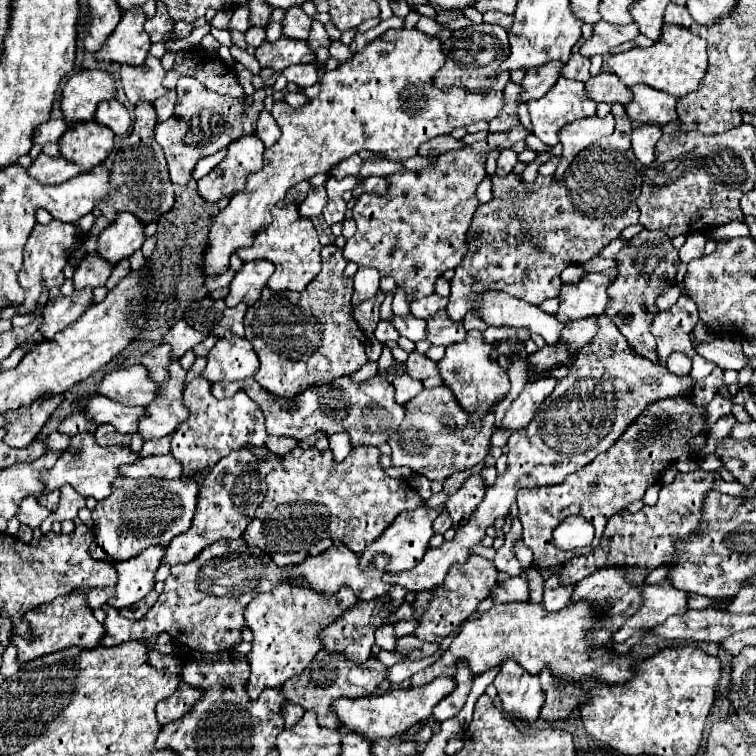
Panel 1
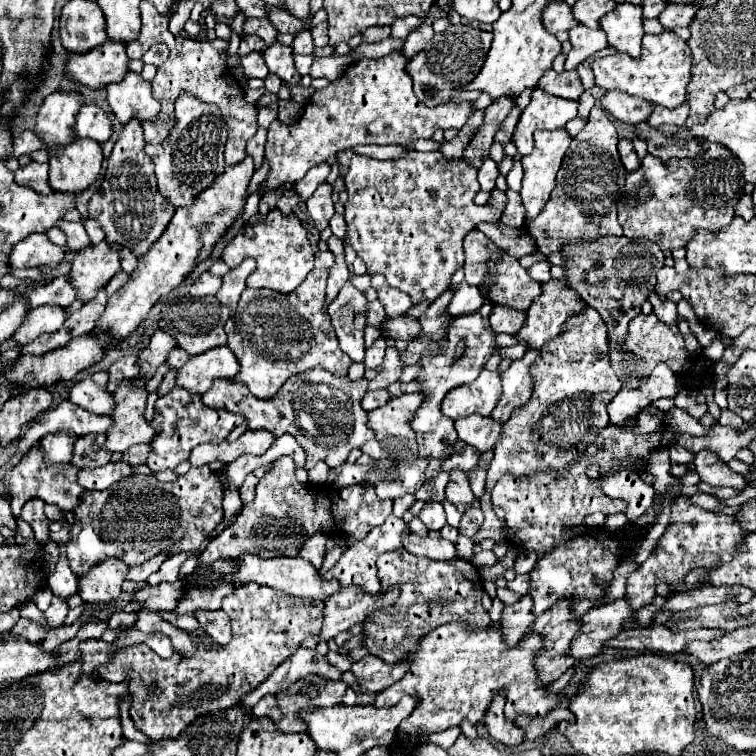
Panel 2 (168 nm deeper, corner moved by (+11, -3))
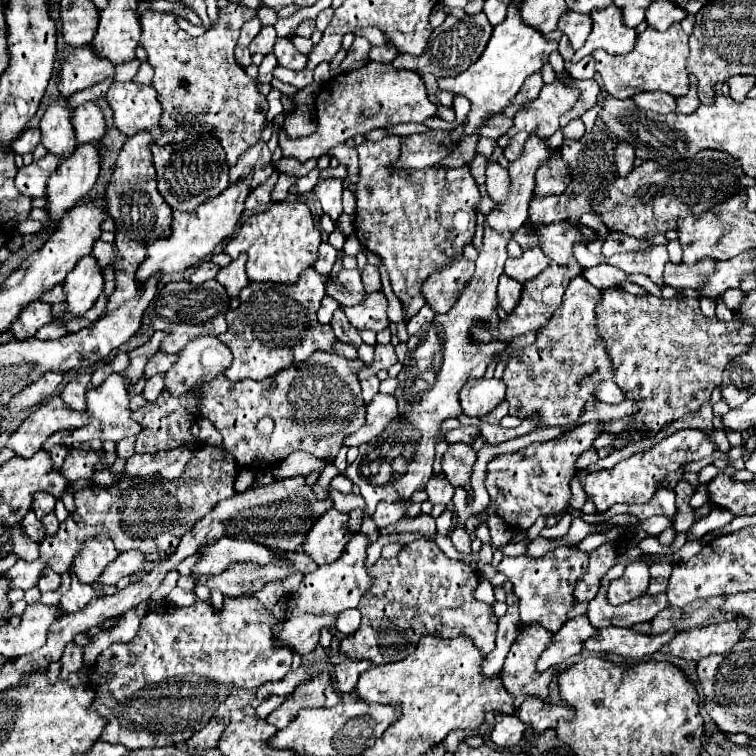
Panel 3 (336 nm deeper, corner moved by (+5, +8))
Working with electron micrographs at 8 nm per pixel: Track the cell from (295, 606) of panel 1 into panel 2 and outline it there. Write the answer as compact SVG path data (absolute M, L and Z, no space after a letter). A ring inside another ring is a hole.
M248 582L222 600L222 610L232 622L232 640L226 646L214 644L214 650L208 650L210 638L196 630L188 632L196 646L192 656L176 652L164 660L146 644L134 644L116 652L108 664L100 666L100 678L112 682L128 680L132 692L130 718L136 730L144 732L150 740L176 738L196 716L236 706L242 696L264 682L282 660L288 660L306 636L320 632L324 602L296 600L264 584ZM148 684L156 684L156 696L148 696Z

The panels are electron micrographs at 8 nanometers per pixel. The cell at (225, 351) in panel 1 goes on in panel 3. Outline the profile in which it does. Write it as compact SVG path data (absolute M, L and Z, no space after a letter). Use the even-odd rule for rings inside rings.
M198 337L180 353L178 361L166 373L166 389L174 395L188 393L224 373L232 353L218 337Z

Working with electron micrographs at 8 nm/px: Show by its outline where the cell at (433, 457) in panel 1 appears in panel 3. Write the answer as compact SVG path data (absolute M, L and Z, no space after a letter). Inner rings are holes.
M378 393L366 407L366 425L358 429L358 433L346 437L344 445L352 447L352 445L368 443L374 437L378 437L392 421L398 421L398 419L400 419L400 411L398 411L396 397Z

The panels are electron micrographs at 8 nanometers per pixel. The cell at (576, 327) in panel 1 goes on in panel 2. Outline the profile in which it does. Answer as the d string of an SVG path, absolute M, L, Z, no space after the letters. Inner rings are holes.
M526 350L522 360L512 362L512 366L506 372L502 372L502 376L500 376L502 378L502 396L500 396L498 408L490 414L490 418L500 420L504 424L508 420L510 412L528 400L530 386L532 386L532 382L530 382L532 378L528 376L530 364L538 354L540 354L538 350Z

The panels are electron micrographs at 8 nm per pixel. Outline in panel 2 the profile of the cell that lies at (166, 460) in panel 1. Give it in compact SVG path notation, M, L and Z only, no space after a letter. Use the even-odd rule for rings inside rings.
M108 462L100 468L82 468L78 476L78 484L86 490L106 490L114 482L132 476L132 466L126 462Z

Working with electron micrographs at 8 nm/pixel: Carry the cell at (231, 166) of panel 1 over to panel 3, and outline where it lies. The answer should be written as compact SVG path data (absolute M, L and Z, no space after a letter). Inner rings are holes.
M248 173L246 177L238 179L234 185L228 185L228 189L224 189L220 195L198 205L198 211L186 213L186 211L174 209L172 233L168 237L156 239L150 245L146 259L140 263L140 267L136 271L136 283L142 285L150 277L162 277L168 273L182 273L182 271L198 265L206 255L210 255L220 241L224 241L226 237L230 237L236 231L238 219L244 211L244 201L250 195L250 183L252 183L252 177Z

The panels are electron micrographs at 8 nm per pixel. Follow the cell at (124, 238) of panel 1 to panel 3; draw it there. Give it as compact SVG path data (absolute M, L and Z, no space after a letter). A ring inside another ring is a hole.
M84 255L82 261L66 275L64 279L66 289L66 319L84 315L94 301L102 295L104 289L104 271L94 255Z

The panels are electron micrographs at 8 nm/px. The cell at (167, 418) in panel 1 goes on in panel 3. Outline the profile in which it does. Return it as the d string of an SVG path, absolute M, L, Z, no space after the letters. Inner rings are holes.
M112 373L100 387L92 389L86 395L86 411L90 413L90 421L80 427L74 429L68 437L64 437L64 445L72 447L74 443L84 443L84 441L92 441L92 439L100 439L100 441L114 441L118 443L124 437L136 437L142 431L142 425L138 421L132 419L132 411L130 411L130 393L128 393L130 381L120 375L120 373Z

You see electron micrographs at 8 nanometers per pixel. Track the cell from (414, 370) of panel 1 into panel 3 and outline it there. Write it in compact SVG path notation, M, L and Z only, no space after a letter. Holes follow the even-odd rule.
M388 343L388 345L376 345L376 357L374 357L374 361L370 365L366 365L360 371L360 379L374 377L380 369L390 369L394 363L398 363L394 345L392 343Z

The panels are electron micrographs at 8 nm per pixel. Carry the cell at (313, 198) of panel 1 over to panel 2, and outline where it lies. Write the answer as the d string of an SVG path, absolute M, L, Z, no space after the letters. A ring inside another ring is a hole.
M286 190L286 192L280 196L280 200L276 202L276 208L288 216L288 214L294 212L294 208L298 206L298 202L300 202L298 194L296 194L294 190Z

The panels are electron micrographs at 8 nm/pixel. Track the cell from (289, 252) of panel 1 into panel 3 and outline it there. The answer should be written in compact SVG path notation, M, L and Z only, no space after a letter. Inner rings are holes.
M302 201L272 203L266 211L250 215L238 235L228 241L226 253L236 259L240 253L248 253L246 273L250 281L274 281L296 283L300 273L318 261L318 247L322 243L320 231L314 225L312 213Z

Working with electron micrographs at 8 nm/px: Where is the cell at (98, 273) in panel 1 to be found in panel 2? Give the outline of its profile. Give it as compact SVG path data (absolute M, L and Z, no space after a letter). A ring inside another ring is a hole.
M58 276L46 286L38 286L34 290L26 292L26 298L32 308L42 304L56 304L56 306L70 306L76 300L76 290L70 286L68 276Z

